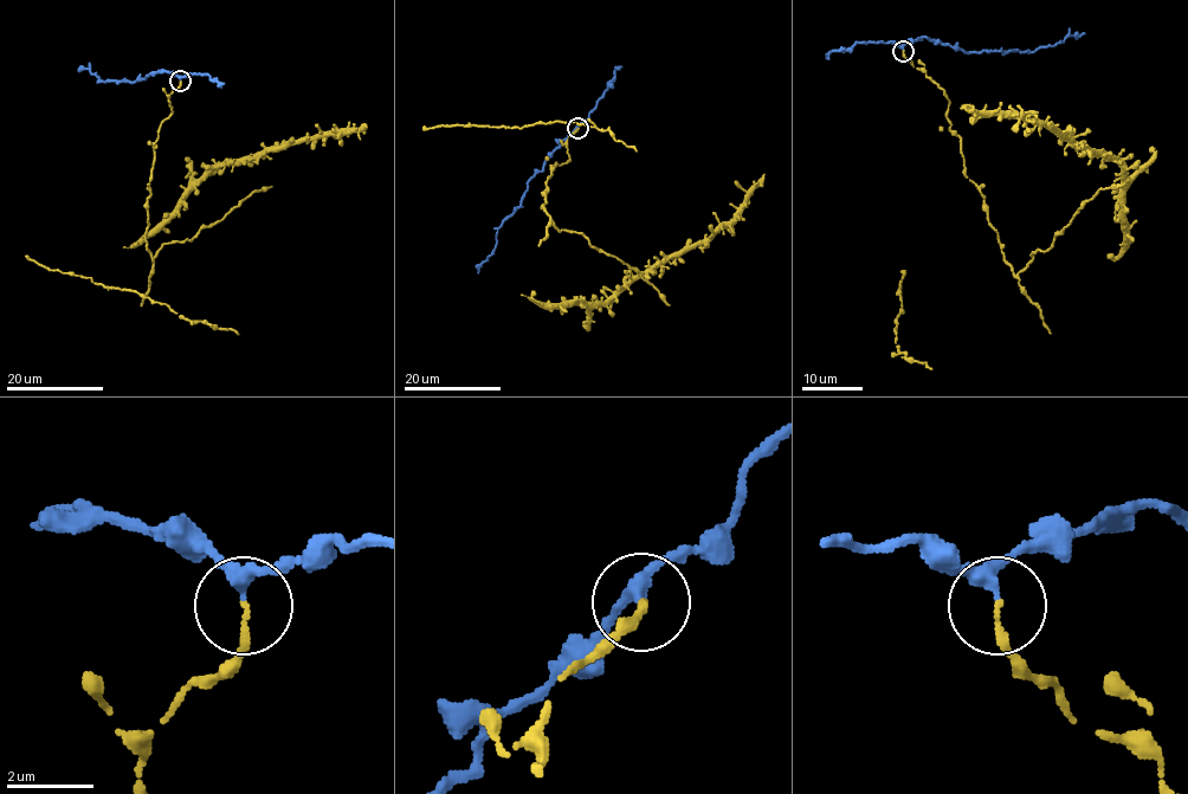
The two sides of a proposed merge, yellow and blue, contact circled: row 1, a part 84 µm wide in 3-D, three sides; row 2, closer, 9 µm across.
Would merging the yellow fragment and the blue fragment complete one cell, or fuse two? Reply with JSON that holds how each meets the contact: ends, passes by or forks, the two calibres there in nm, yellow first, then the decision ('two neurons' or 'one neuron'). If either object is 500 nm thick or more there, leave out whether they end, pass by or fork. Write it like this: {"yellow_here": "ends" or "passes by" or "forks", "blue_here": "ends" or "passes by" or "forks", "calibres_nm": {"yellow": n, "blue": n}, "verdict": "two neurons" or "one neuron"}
{"yellow_here": "ends", "blue_here": "passes by", "calibres_nm": {"yellow": 140, "blue": 260}, "verdict": "two neurons"}

